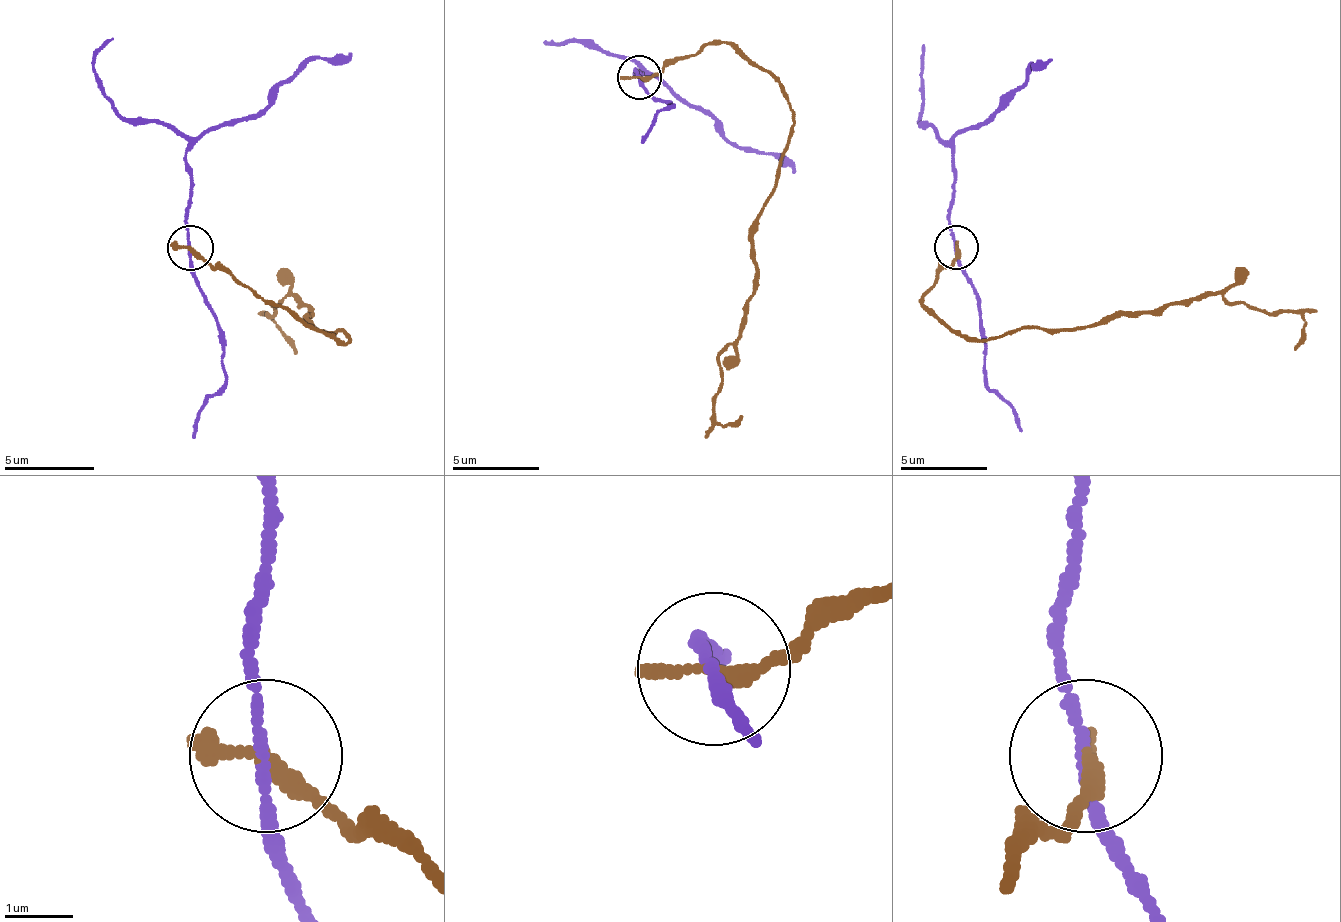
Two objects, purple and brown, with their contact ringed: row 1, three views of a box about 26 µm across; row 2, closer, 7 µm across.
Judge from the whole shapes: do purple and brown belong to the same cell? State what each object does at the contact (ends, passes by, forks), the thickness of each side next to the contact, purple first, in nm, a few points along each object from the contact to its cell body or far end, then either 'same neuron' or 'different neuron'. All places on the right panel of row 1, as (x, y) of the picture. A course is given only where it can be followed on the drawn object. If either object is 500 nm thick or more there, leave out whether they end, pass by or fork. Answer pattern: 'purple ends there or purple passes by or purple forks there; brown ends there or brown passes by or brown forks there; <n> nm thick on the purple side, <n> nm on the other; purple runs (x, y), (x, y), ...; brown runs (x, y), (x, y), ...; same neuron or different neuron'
purple passes by; brown ends there; 140 nm thick on the purple side, 300 nm on the other; purple runs (955, 248), (955, 139), (985, 122), (1020, 87), (1033, 65), (1051, 60); brown runs (955, 248), (920, 301), (981, 340), (1160, 314), (1221, 292), (1296, 314), (1296, 349); different neuron

